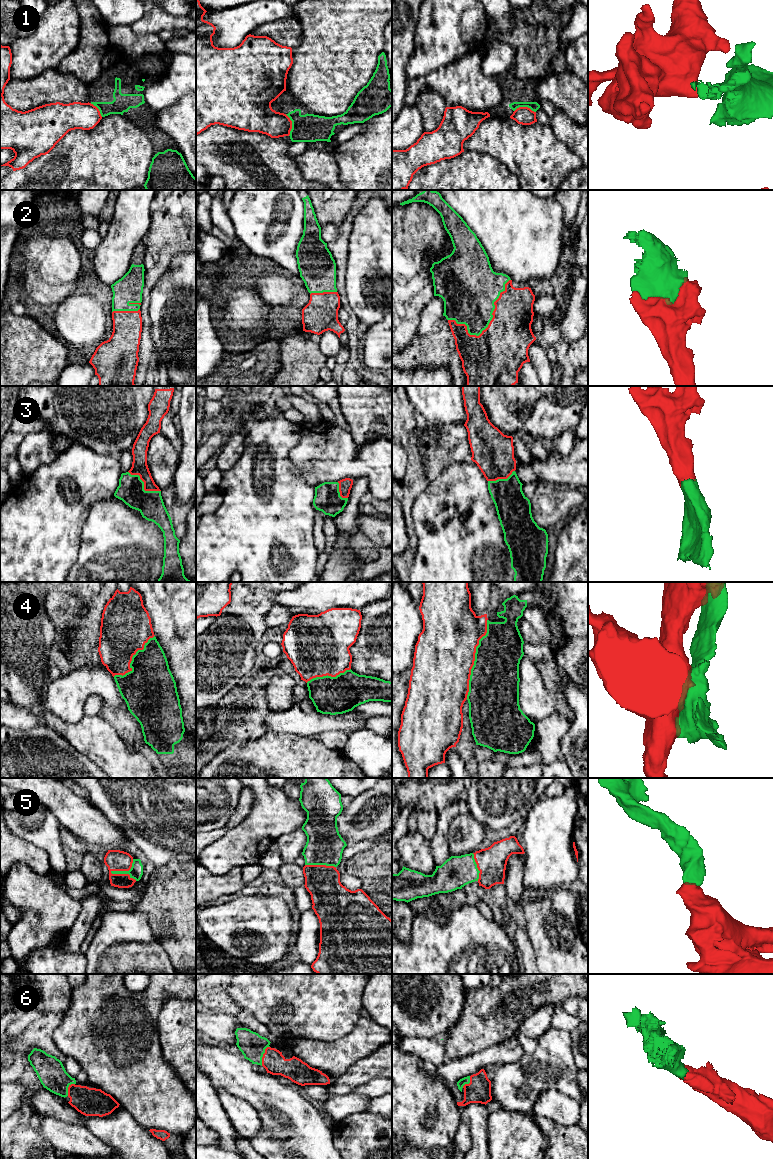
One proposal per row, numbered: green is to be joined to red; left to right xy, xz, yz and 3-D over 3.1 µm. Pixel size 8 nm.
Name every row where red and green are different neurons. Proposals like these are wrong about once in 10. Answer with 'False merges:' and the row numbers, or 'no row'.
False merges: 1, 4

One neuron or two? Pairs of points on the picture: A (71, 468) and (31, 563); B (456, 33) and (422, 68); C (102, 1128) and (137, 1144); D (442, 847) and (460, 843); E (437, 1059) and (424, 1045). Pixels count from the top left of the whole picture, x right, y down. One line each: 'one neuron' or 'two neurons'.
A: one neuron
B: one neuron
C: one neuron
D: two neurons
E: one neuron

